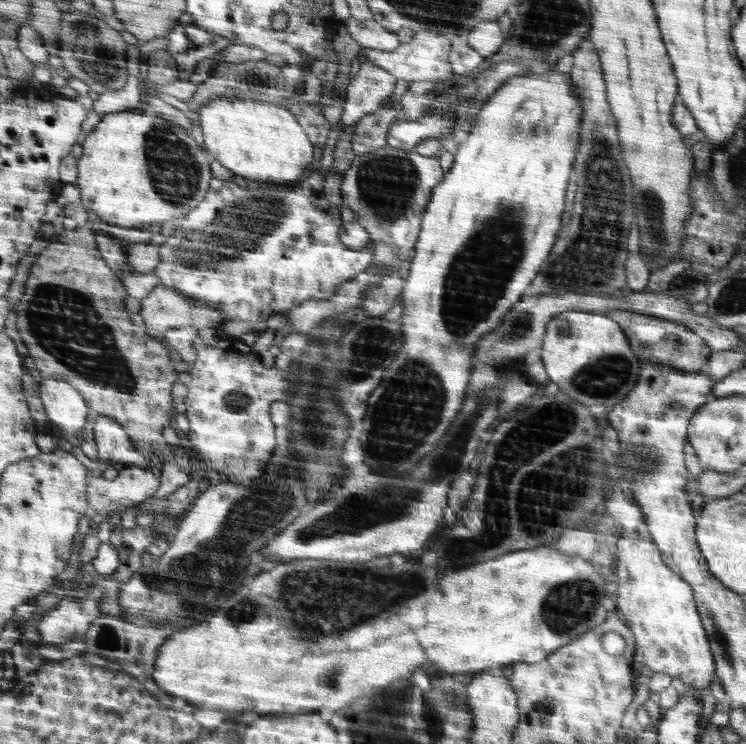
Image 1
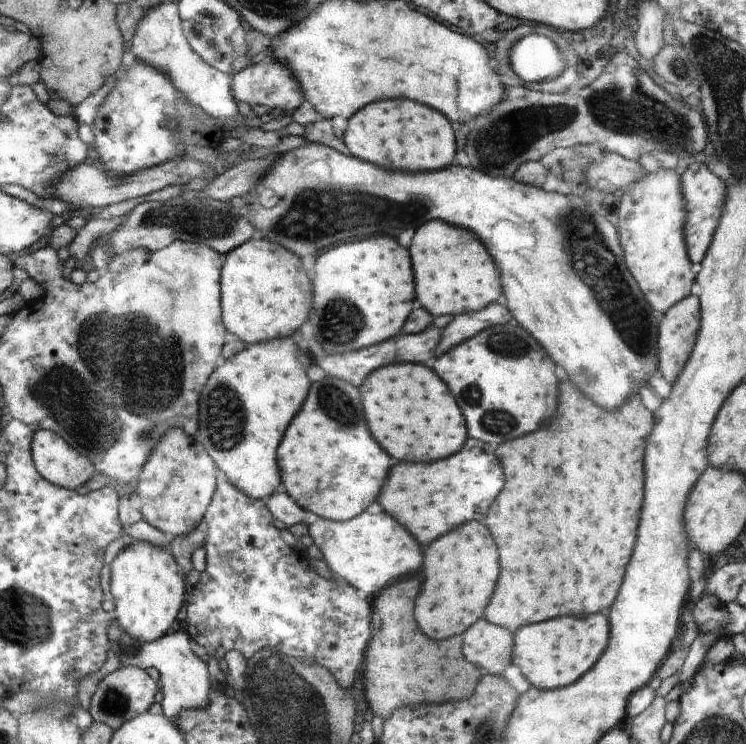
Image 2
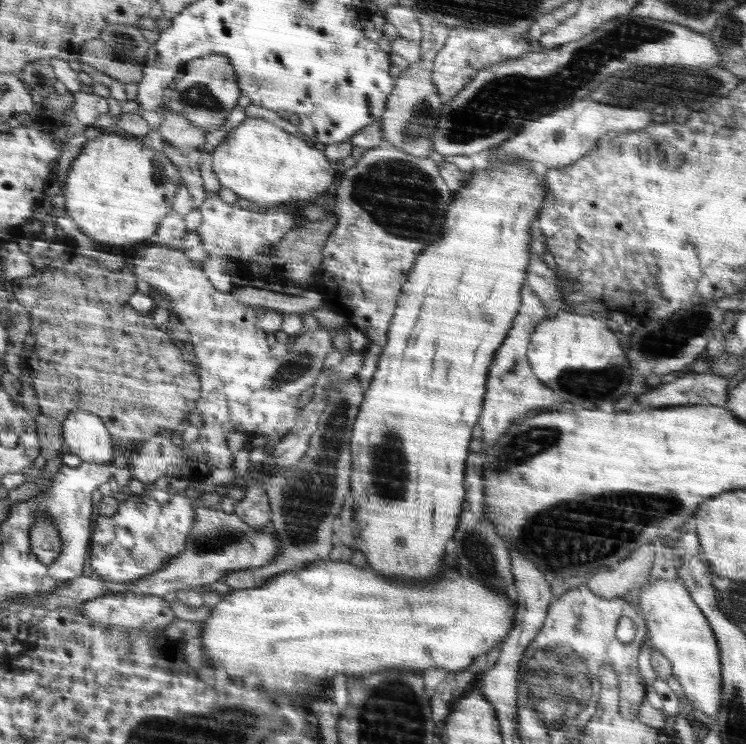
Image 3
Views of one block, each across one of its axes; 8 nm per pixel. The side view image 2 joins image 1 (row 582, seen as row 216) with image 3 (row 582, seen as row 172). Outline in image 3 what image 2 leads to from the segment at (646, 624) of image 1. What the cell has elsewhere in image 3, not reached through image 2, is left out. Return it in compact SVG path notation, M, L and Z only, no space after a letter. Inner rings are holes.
M656 580L638 589L639 613L645 618L649 642L671 664L671 674L684 689L685 706L714 716L722 708L723 669L718 638L709 619L676 580Z

